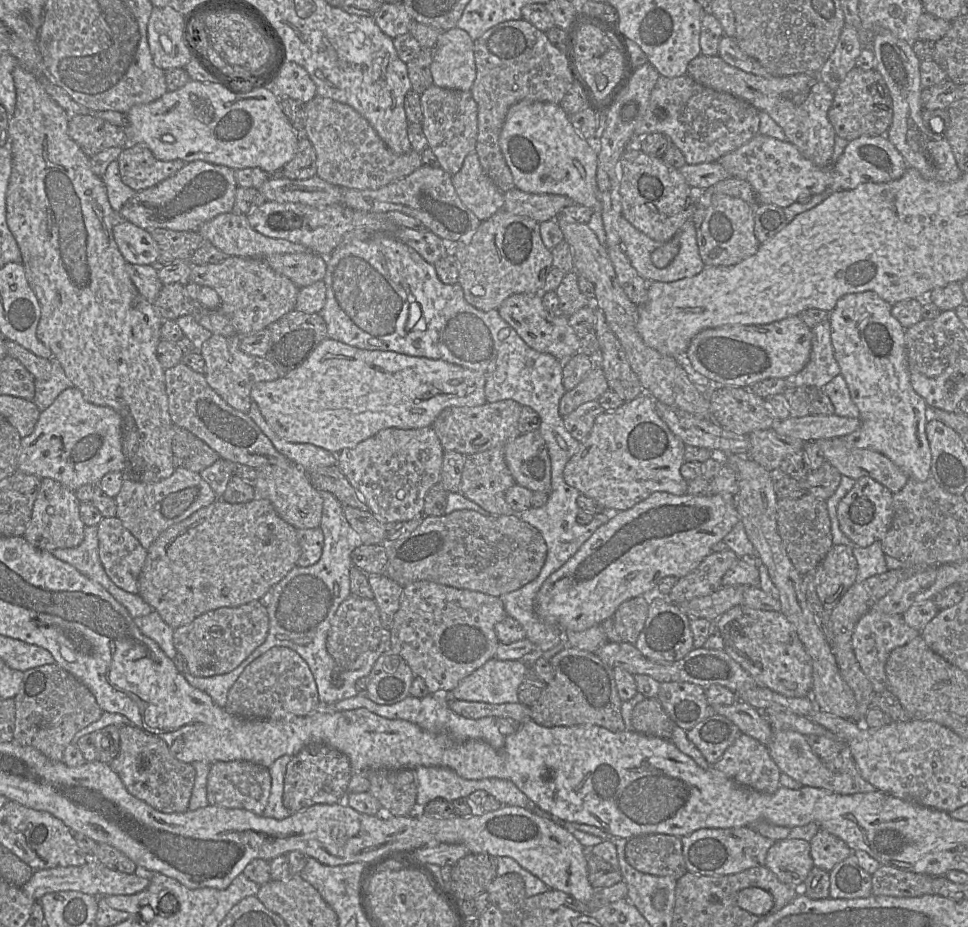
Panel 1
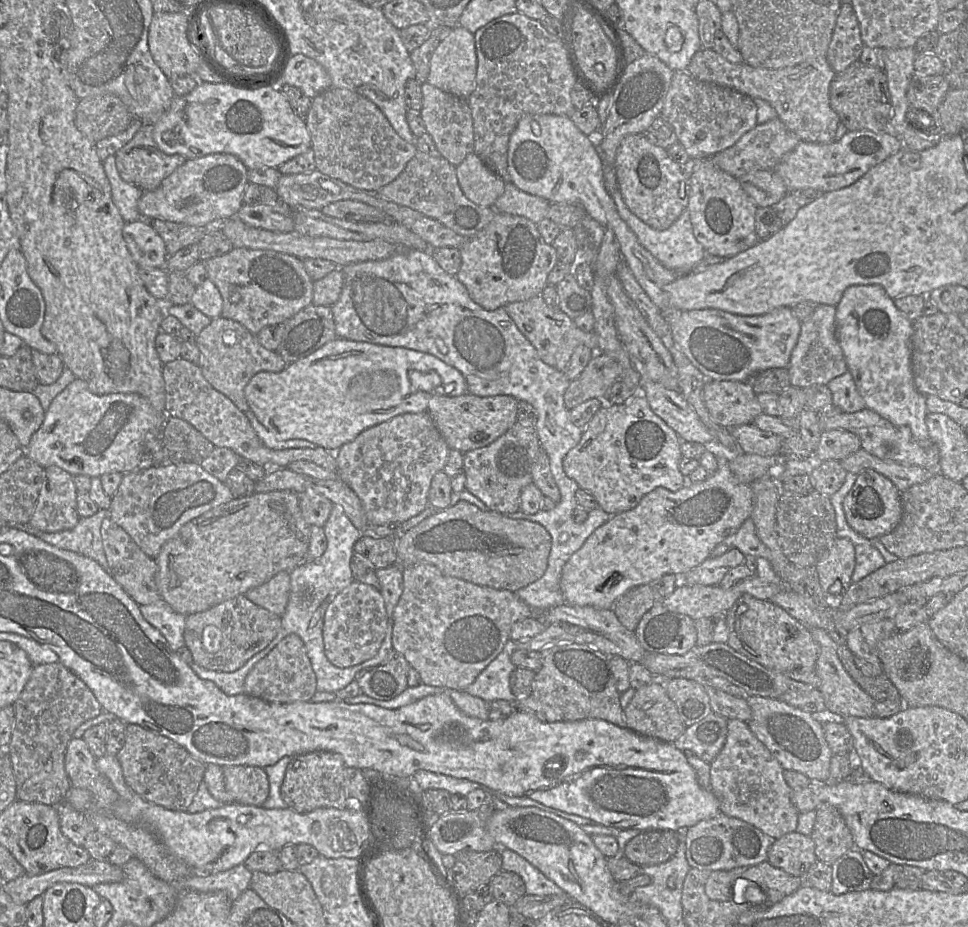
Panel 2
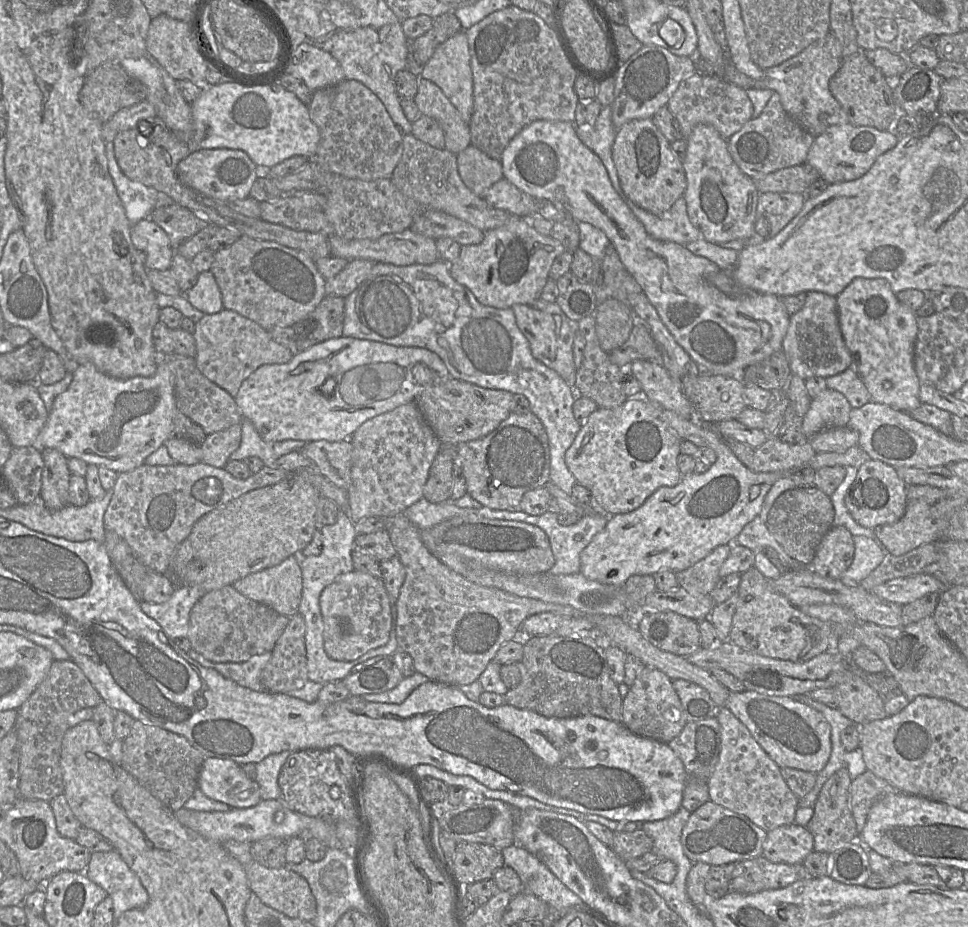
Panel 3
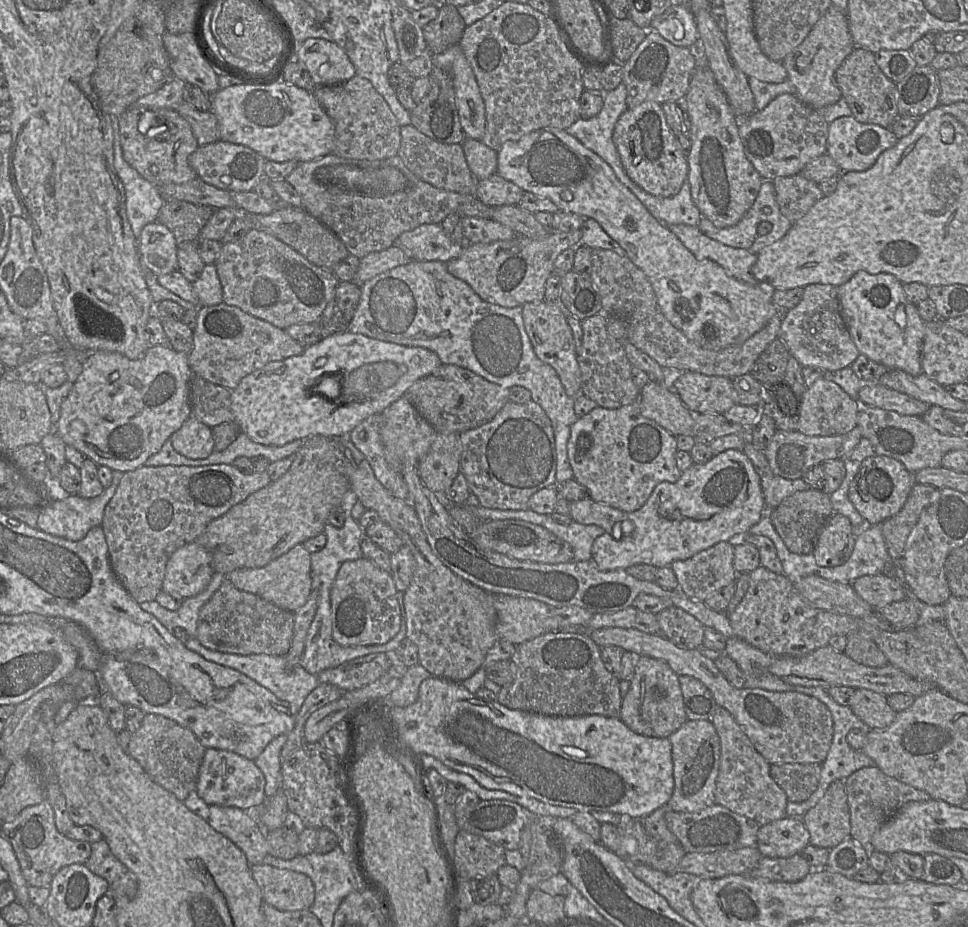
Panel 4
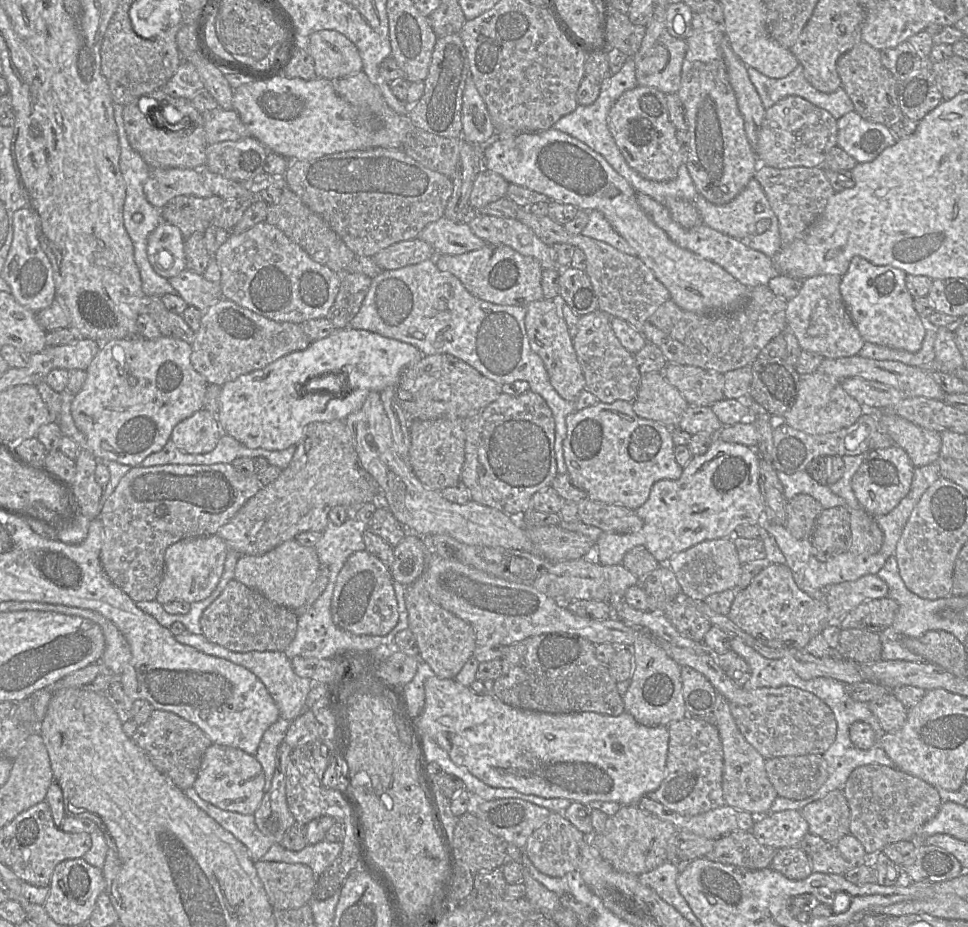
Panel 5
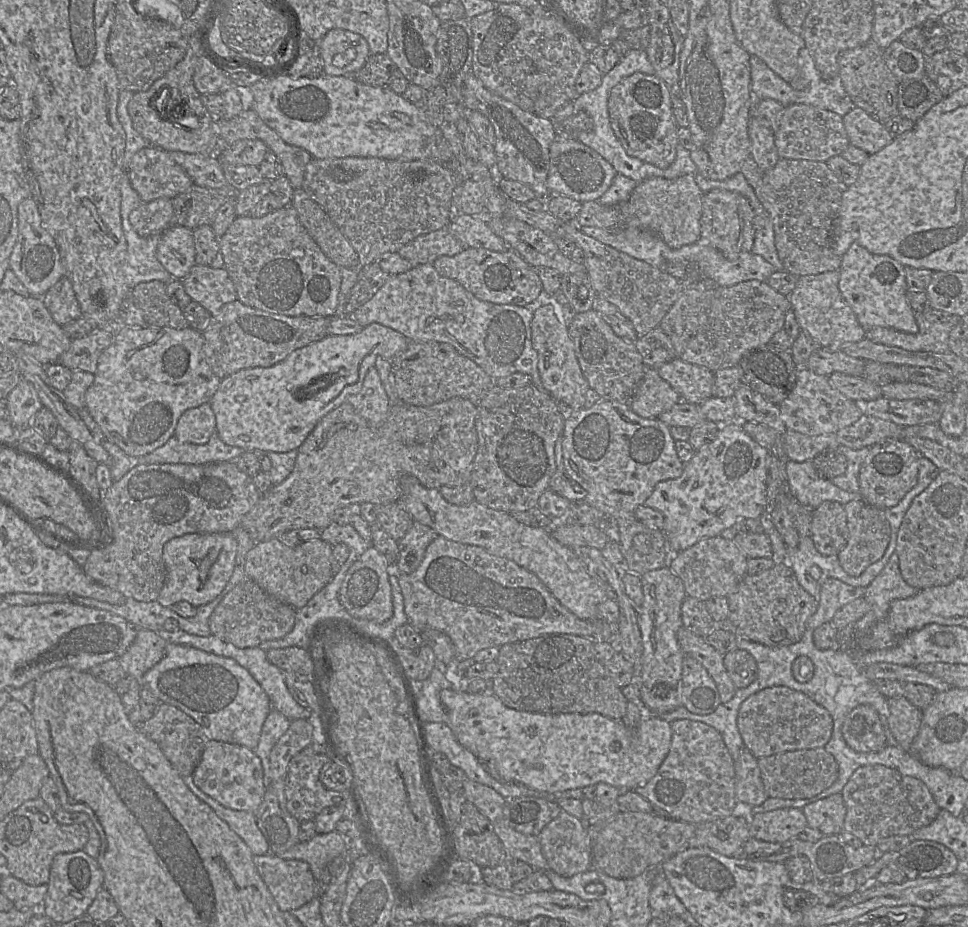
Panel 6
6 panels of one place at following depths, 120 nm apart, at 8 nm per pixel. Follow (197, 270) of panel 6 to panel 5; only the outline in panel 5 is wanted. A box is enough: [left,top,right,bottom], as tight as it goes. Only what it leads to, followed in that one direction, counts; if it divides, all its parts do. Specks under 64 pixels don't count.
[168,268,222,312]

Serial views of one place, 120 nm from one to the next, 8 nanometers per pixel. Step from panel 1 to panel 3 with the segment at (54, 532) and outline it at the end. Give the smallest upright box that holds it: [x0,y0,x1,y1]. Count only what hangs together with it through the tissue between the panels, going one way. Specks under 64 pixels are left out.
[40,448,71,510]

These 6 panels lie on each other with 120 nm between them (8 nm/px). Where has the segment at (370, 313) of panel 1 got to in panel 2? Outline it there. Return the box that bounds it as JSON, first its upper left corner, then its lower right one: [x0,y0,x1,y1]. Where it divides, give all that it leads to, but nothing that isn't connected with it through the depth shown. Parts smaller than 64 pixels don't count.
[331,248,611,611]

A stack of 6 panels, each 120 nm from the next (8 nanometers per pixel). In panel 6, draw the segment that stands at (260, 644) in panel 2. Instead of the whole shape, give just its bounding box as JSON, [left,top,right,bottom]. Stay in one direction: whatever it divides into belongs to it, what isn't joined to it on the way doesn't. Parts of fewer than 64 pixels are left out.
[209,580,296,648]

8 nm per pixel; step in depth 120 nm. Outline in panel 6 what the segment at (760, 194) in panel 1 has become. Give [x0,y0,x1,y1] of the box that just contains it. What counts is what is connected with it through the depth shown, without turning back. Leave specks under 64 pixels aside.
[842,107,893,155]

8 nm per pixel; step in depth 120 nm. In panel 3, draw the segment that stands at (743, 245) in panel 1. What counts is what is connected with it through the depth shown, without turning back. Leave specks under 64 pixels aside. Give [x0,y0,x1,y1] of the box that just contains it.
[682,125,760,245]

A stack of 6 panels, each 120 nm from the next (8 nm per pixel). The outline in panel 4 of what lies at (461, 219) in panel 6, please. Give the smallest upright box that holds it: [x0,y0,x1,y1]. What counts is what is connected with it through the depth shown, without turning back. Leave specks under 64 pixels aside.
[393,224,464,262]

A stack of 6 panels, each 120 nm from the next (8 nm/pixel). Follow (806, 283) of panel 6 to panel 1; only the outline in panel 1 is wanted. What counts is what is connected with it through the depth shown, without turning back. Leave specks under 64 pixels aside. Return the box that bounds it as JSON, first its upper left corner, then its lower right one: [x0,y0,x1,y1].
[785,319,841,388]

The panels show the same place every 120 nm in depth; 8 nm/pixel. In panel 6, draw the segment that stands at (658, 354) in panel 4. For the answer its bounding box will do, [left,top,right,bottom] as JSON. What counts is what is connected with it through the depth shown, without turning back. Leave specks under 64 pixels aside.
[659,275,790,372]

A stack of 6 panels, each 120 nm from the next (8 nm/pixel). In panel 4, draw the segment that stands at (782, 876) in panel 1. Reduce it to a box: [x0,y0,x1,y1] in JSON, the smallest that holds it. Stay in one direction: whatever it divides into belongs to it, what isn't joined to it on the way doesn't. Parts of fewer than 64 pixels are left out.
[756,816,809,858]

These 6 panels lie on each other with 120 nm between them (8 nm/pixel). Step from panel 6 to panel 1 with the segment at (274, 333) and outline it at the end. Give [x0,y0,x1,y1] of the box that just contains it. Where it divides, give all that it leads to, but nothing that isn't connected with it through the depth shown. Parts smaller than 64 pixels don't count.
[202,334,280,413]

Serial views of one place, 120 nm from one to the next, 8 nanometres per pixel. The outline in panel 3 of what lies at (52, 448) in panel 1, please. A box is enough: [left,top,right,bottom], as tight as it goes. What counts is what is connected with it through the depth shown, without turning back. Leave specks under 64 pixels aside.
[38,358,177,474]

